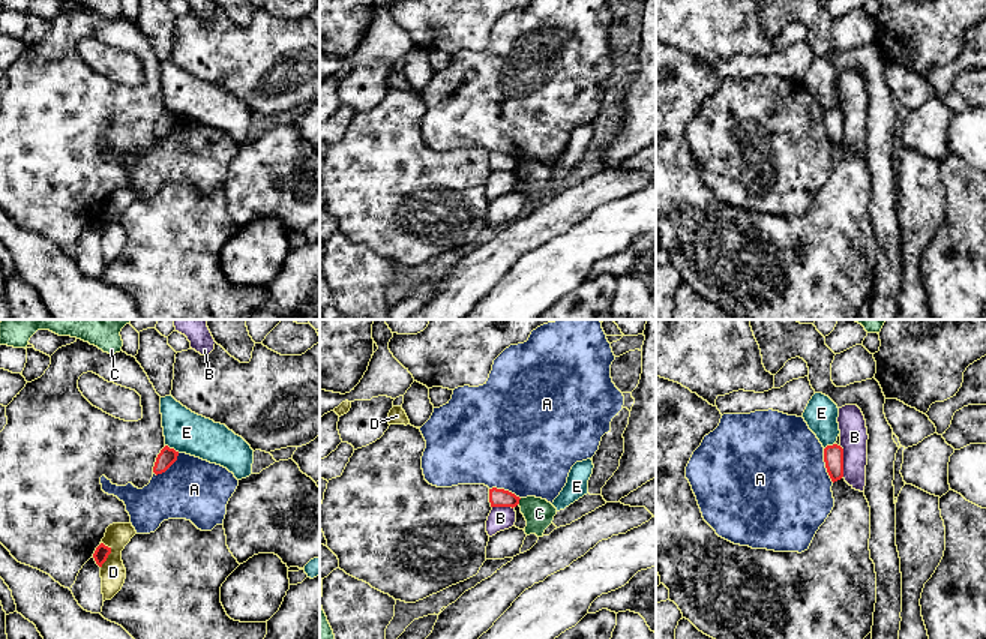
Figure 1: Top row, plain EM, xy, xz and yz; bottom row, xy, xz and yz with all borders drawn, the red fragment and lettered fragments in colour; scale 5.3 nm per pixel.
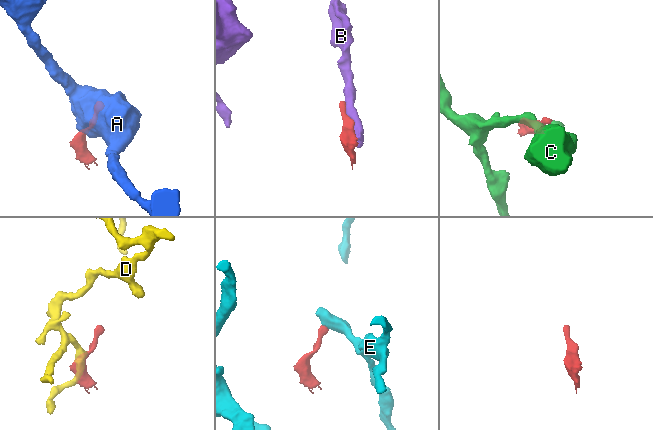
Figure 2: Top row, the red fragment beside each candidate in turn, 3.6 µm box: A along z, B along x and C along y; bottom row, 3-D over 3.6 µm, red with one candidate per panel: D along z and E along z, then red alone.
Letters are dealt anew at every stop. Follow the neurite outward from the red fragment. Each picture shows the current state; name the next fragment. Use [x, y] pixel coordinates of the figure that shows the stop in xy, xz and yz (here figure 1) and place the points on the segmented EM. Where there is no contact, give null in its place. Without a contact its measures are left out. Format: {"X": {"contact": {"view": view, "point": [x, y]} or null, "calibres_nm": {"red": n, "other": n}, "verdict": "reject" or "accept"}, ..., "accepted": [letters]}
{"A": {"contact": {"view": "yz", "point": [826, 465]}, "calibres_nm": {"red": 110, "other": 500}, "verdict": "reject"}, "B": {"contact": {"view": "yz", "point": [842, 461]}, "calibres_nm": {"red": 110, "other": 150}, "verdict": "reject"}, "C": {"contact": {"view": "xz", "point": [518, 501]}, "calibres_nm": {"red": 100, "other": 160}, "verdict": "reject"}, "D": {"contact": {"view": "xy", "point": [108, 554]}, "calibres_nm": {"red": 80, "other": 140}, "verdict": "reject"}, "E": {"contact": {"view": "xy", "point": [173, 449]}, "calibres_nm": {"red": 90, "other": 220}, "verdict": "reject"}, "accepted": []}

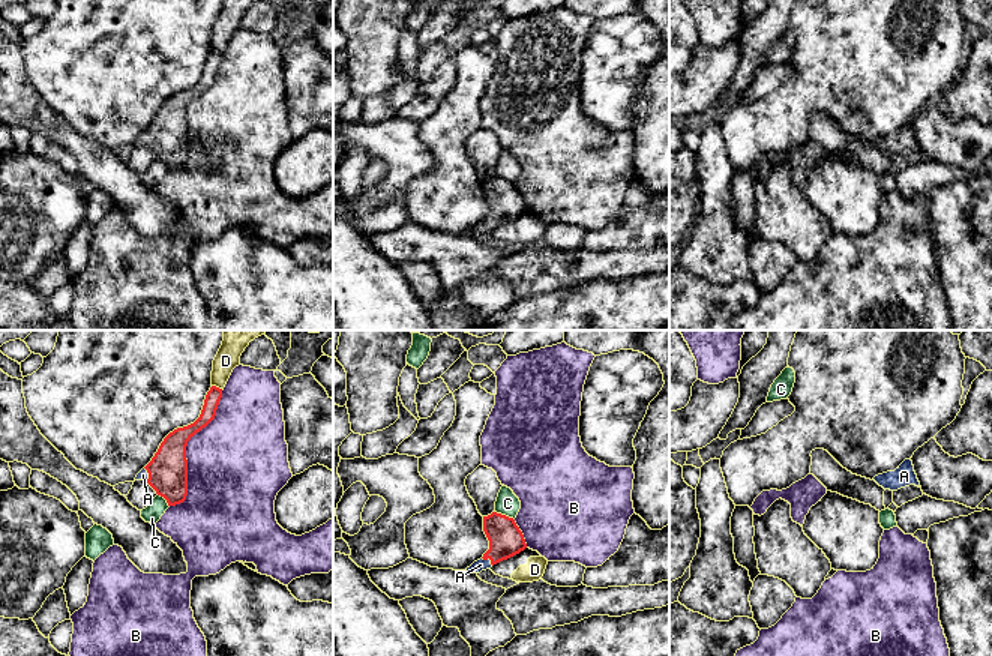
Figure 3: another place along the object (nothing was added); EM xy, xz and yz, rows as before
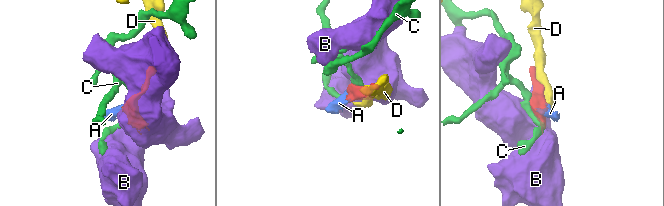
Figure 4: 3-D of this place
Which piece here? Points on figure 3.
{"A": {"contact": {"view": "xz", "point": [488, 557]}, "calibres_nm": {"red": 180, "other": 70}, "verdict": "accept"}, "B": {"contact": {"view": "xy", "point": [185, 452]}, "calibres_nm": {"red": 200, "other": 460}, "verdict": "reject"}, "C": {"contact": {"view": "xz", "point": [505, 515]}, "calibres_nm": {"red": 180, "other": 120}, "verdict": "reject"}, "D": {"contact": {"view": "xy", "point": [218, 388]}, "calibres_nm": {"red": 80, "other": 130}, "verdict": "reject"}, "accepted": ["A"]}

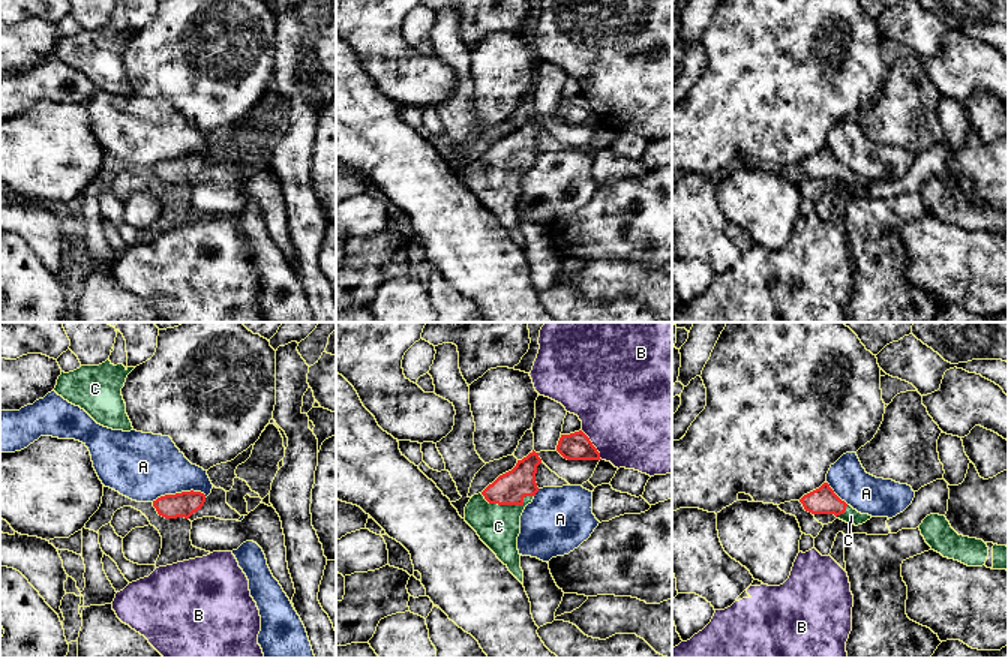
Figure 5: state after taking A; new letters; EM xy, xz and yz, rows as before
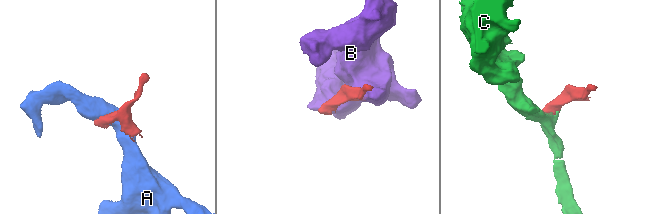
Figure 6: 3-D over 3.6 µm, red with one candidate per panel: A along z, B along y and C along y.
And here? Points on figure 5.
{"A": {"contact": {"view": "xy", "point": [179, 493]}, "calibres_nm": {"red": 140, "other": 360}, "verdict": "reject"}, "B": {"contact": {"view": "xz", "point": [593, 445]}, "calibres_nm": {"red": 150, "other": 500}, "verdict": "reject"}, "C": {"contact": {"view": "xz", "point": [509, 504]}, "calibres_nm": {"red": 180, "other": 240}, "verdict": "accept"}, "accepted": ["C"]}

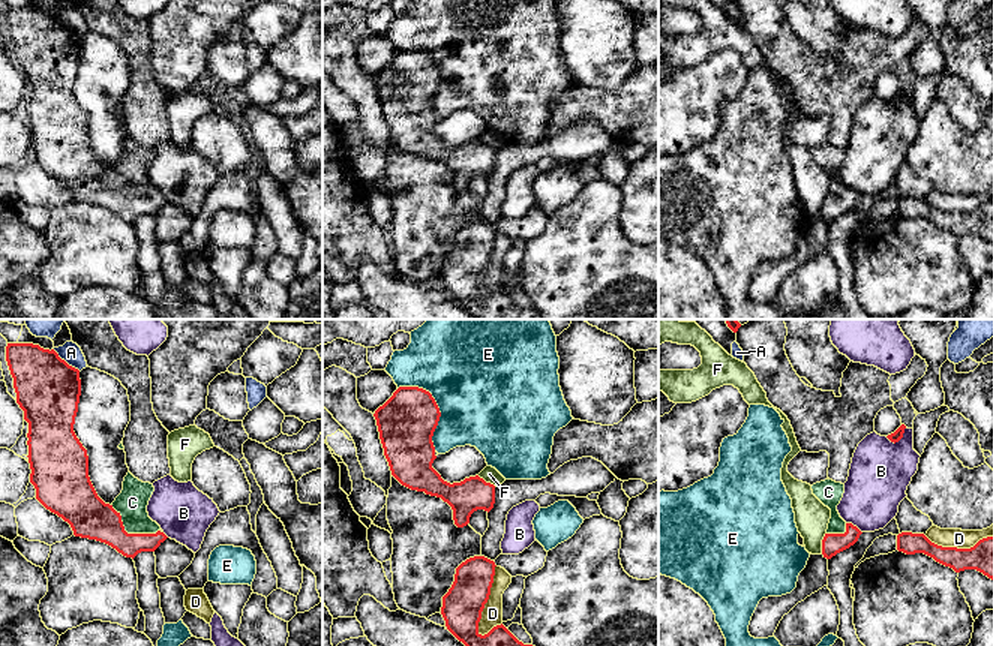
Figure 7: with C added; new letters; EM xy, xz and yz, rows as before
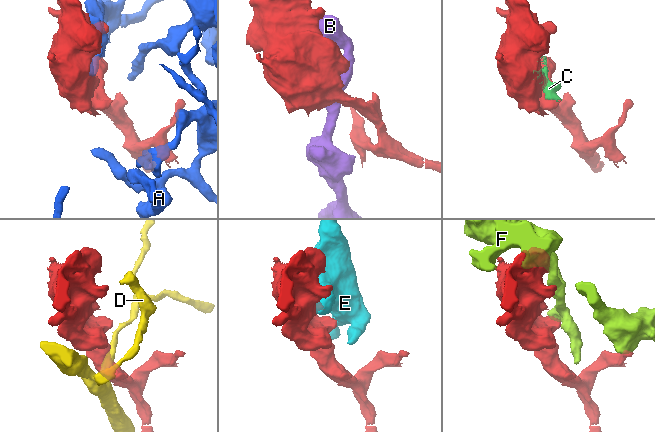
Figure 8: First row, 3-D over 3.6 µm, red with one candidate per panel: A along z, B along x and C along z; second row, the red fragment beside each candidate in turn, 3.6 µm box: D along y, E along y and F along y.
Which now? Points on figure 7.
{"A": {"contact": {"view": "xy", "point": [65, 361]}, "calibres_nm": {"red": 340, "other": 110}, "verdict": "reject"}, "B": {"contact": {"view": "yz", "point": [897, 441]}, "calibres_nm": {"red": 60, "other": 320}, "verdict": "reject"}, "C": {"contact": {"view": "xy", "point": [132, 534]}, "calibres_nm": {"red": 220, "other": 160}, "verdict": "accept"}, "D": {"contact": {"view": "xz", "point": [486, 601]}, "calibres_nm": {"red": 220, "other": 110}, "verdict": "reject"}, "E": {"contact": {"view": "xz", "point": [437, 406]}, "calibres_nm": {"red": 300, "other": 480}, "verdict": "reject"}, "F": {"contact": {"view": "yz", "point": [822, 543]}, "calibres_nm": {"red": 110, "other": 190}, "verdict": "reject"}, "accepted": ["C"]}

